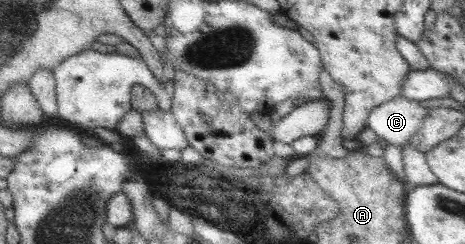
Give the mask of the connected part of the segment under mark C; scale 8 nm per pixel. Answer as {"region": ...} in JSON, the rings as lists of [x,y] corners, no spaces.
{"region":[[[404,96],[383,101],[369,113],[366,128],[371,129],[377,139],[386,146],[407,145],[422,126],[427,108]]]}

